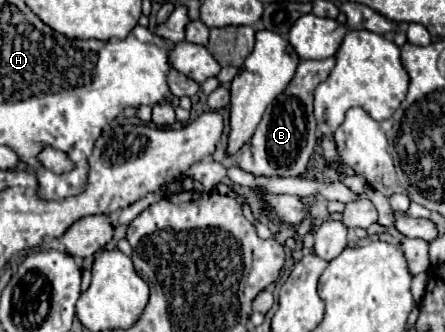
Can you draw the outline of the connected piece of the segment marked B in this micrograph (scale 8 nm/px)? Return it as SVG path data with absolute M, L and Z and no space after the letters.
M334 56L326 60L302 60L298 64L296 76L290 80L288 88L274 98L274 102L266 108L266 114L262 116L262 122L258 124L252 140L250 140L250 152L252 152L252 164L240 164L238 154L238 166L254 176L280 176L280 178L300 178L306 174L306 166L312 158L312 152L316 148L316 118L314 118L314 90L320 82L324 82L334 68Z

